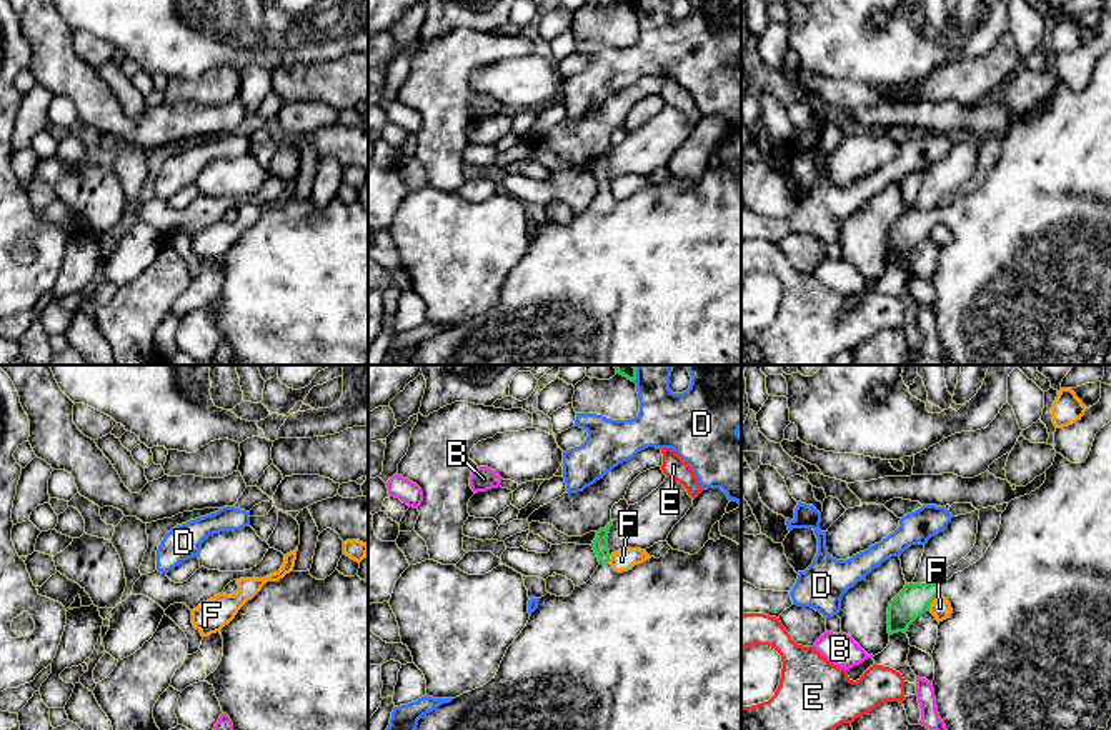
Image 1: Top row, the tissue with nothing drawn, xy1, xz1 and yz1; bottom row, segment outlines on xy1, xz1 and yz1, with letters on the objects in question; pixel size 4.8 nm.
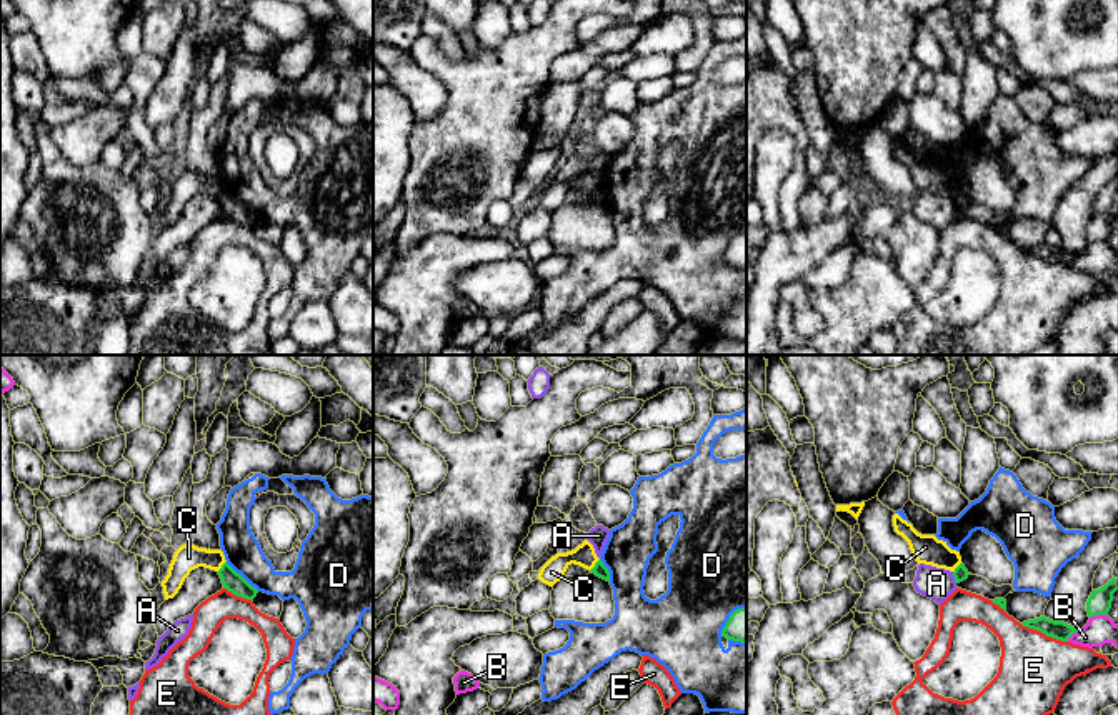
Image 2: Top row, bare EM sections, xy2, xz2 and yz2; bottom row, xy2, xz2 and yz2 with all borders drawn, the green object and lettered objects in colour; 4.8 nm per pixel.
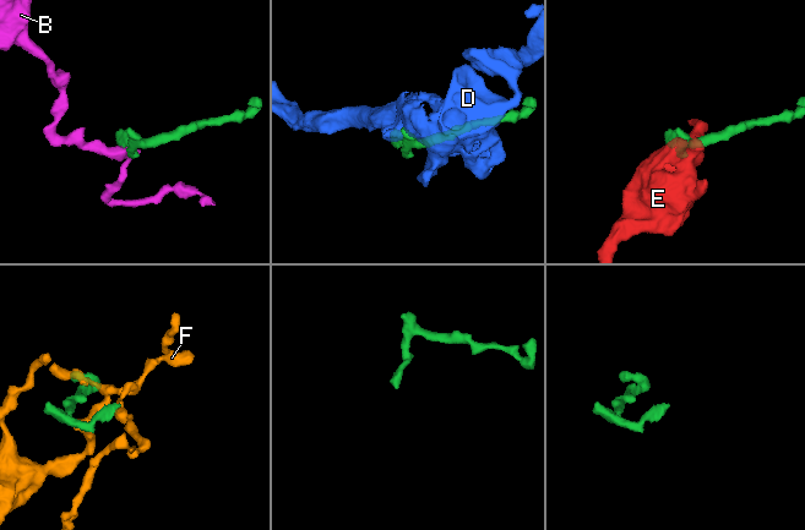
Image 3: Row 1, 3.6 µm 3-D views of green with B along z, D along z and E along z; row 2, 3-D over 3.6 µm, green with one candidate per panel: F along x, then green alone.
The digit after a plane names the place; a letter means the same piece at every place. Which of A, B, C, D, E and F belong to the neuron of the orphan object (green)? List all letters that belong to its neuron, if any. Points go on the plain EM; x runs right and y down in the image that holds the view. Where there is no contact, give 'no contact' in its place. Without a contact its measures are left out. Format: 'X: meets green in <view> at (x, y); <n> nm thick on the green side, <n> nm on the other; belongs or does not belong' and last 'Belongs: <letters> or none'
A: meets green in yz2 at (953, 202); 70 nm thick on the green side, 160 nm on the other; does not belong
B: meets green in yz2 at (1073, 259); 90 nm thick on the green side, 140 nm on the other; does not belong
C: meets green in xz2 at (595, 192); 70 nm thick on the green side, 110 nm on the other; does not belong
D: meets green in xy2 at (240, 202); 100 nm thick on the green side, 180 nm on the other; does not belong
E: meets green in yz2 at (1043, 259); 90 nm thick on the green side, 340 nm on the other; does not belong
F: meets green in yz1 at (931, 227); 160 nm thick on the green side, 100 nm on the other; does not belong
Belongs: none

